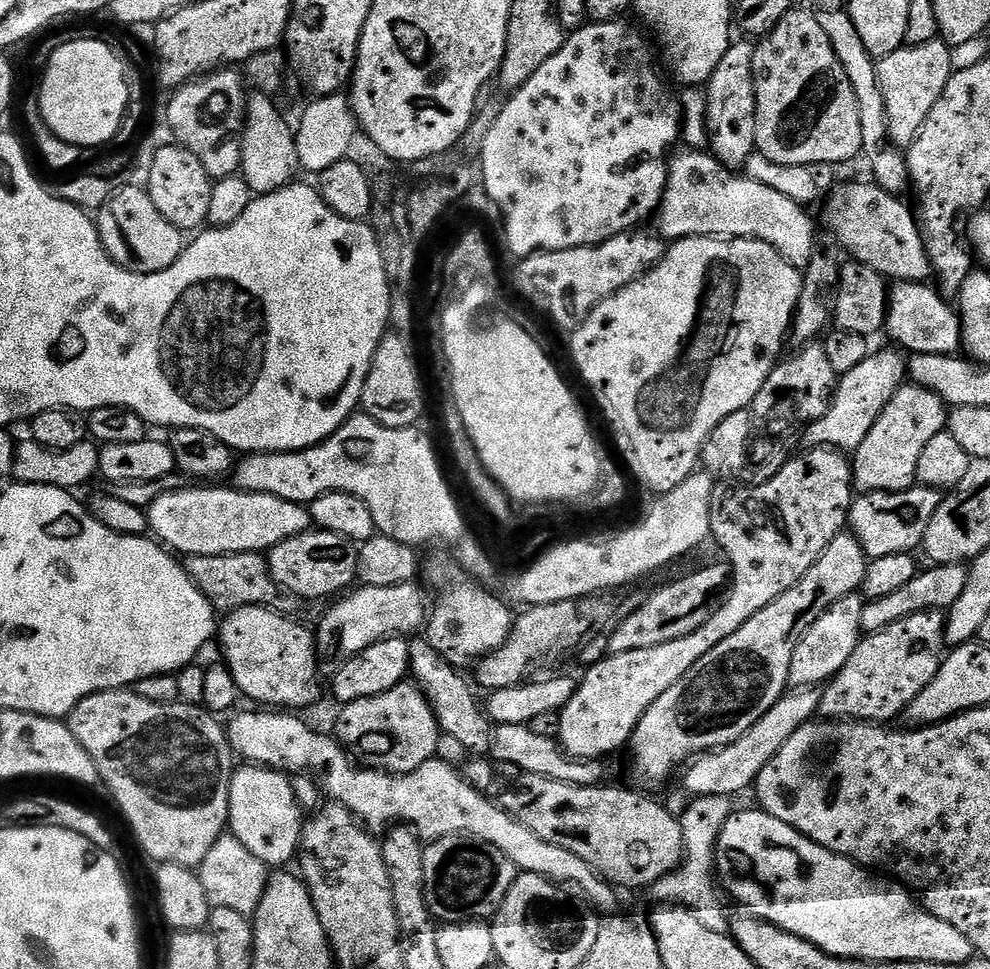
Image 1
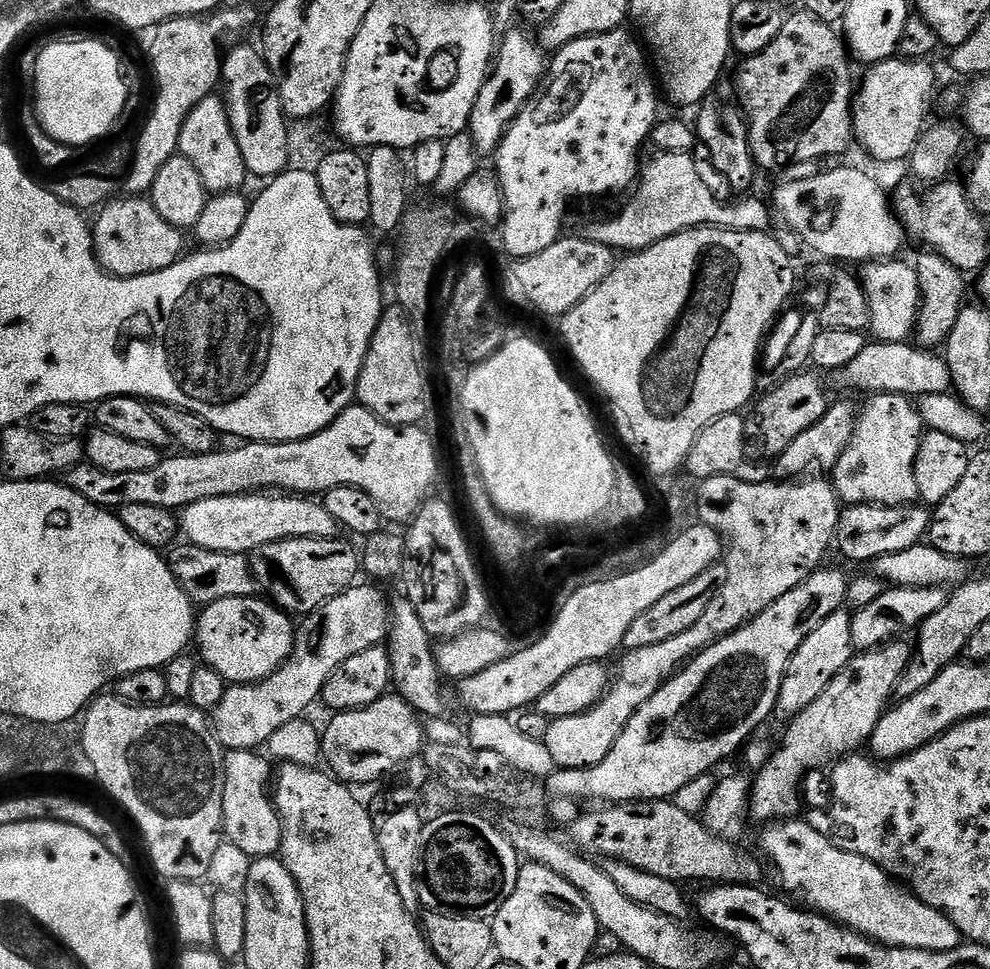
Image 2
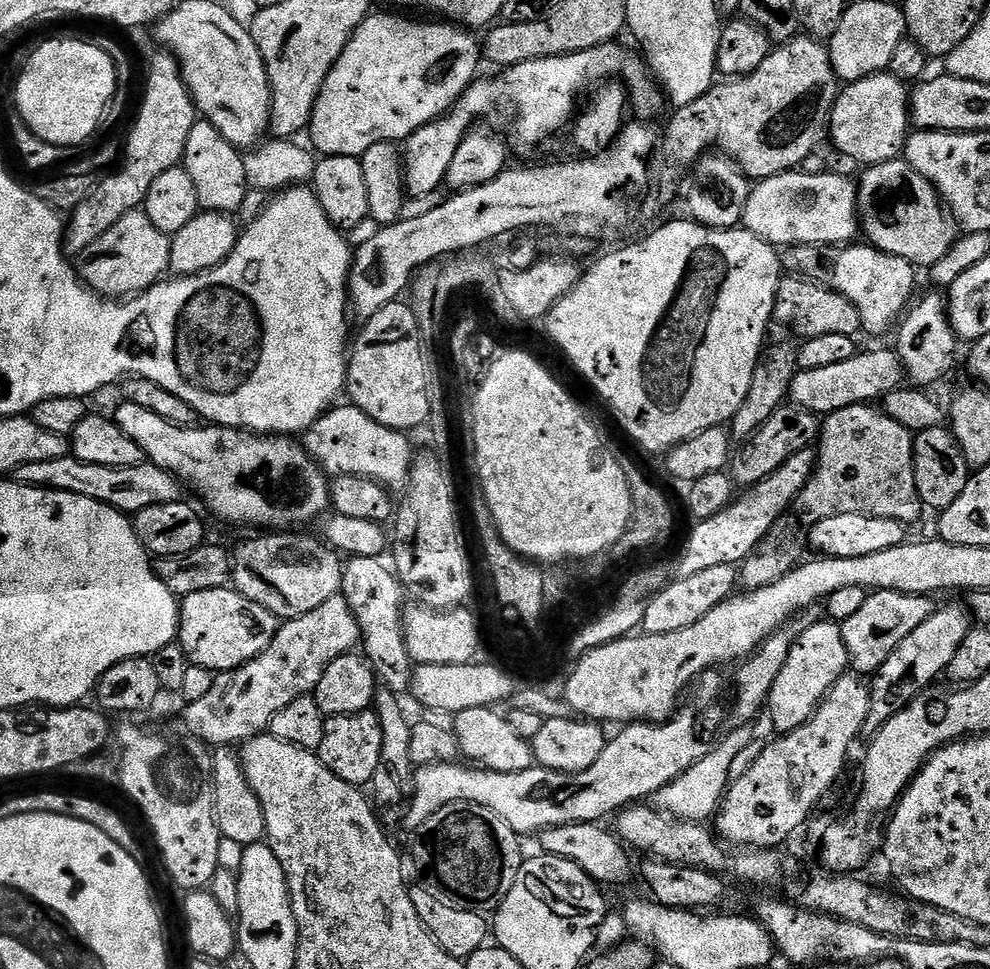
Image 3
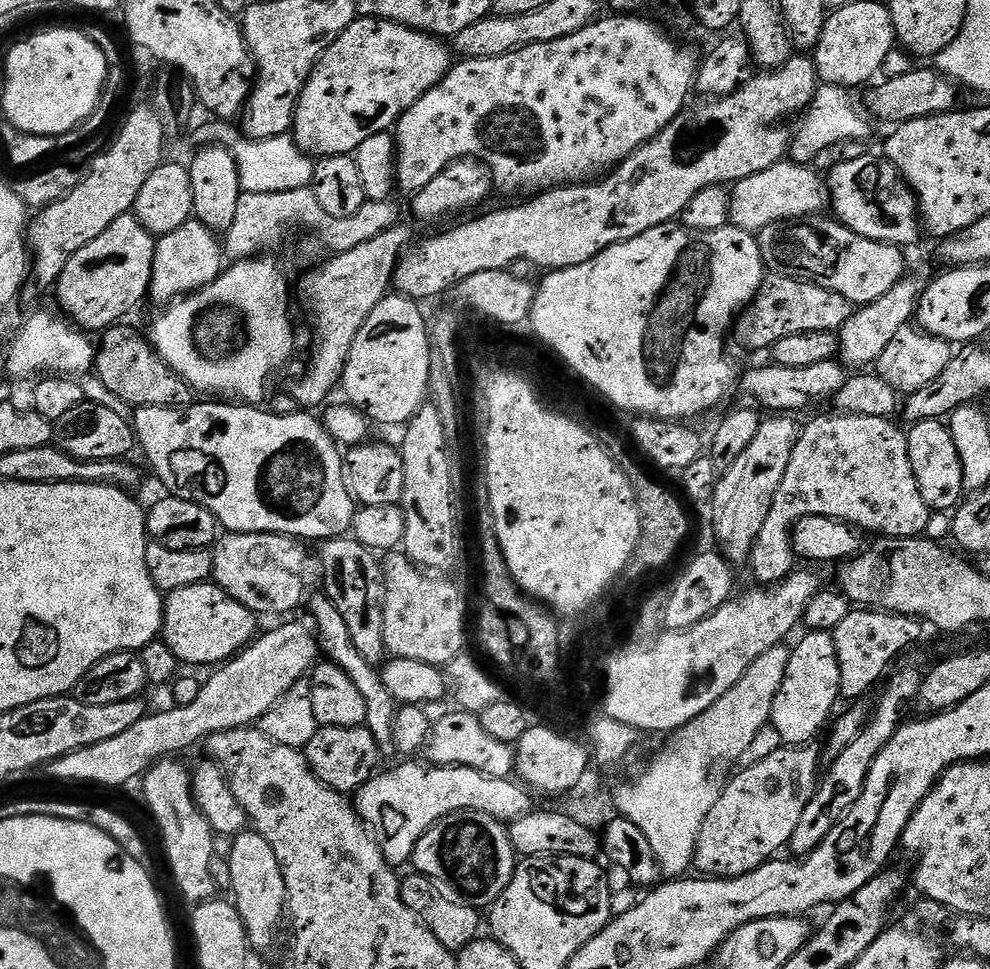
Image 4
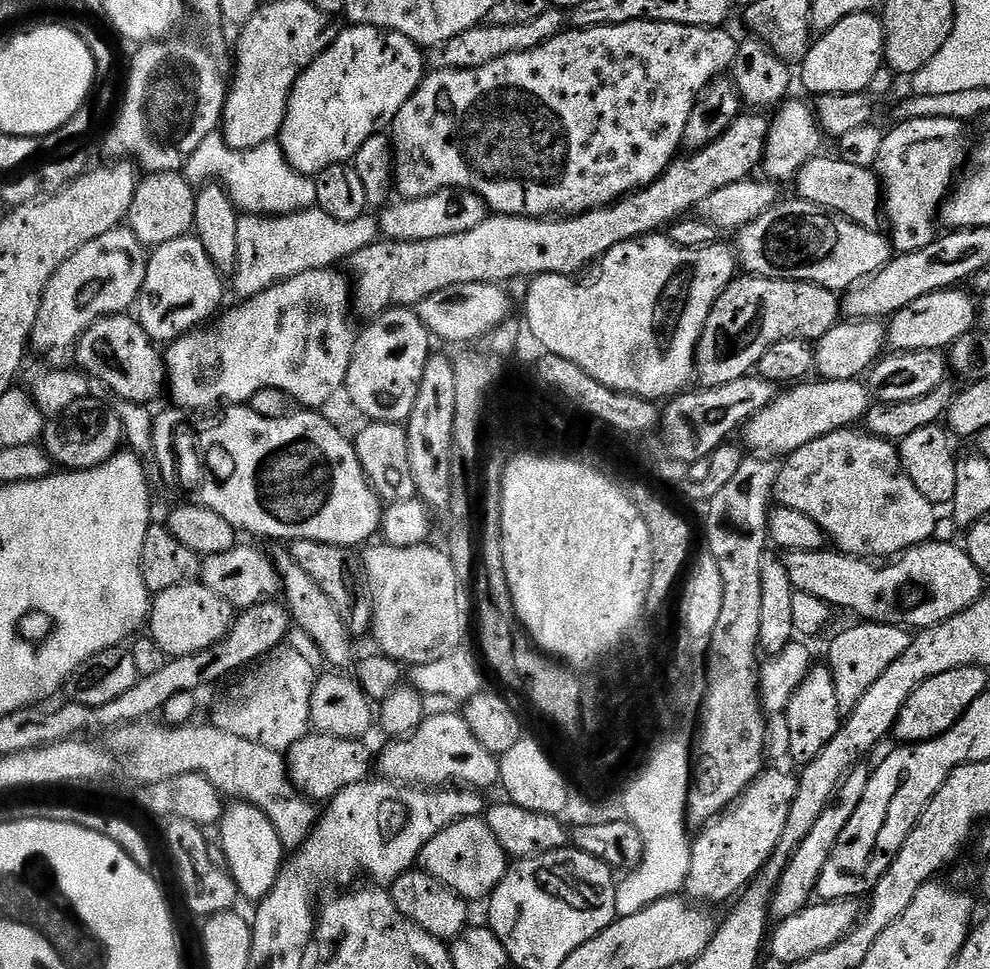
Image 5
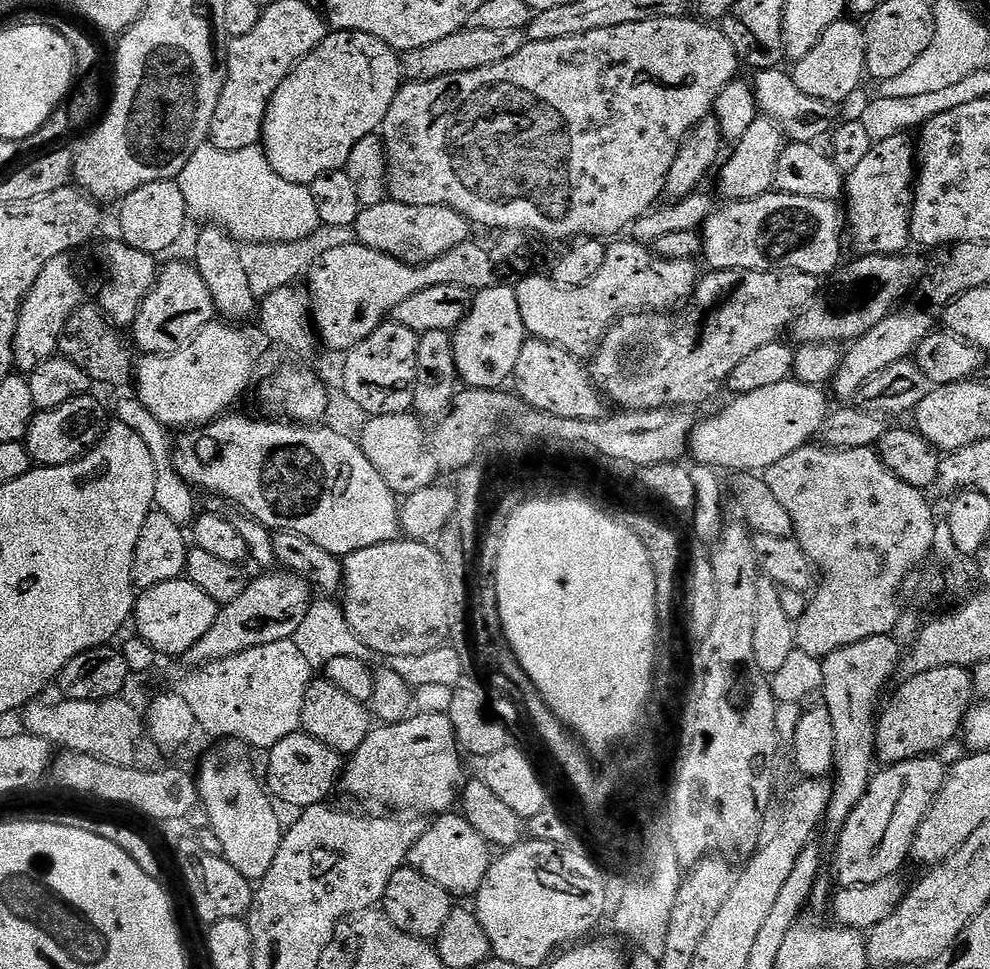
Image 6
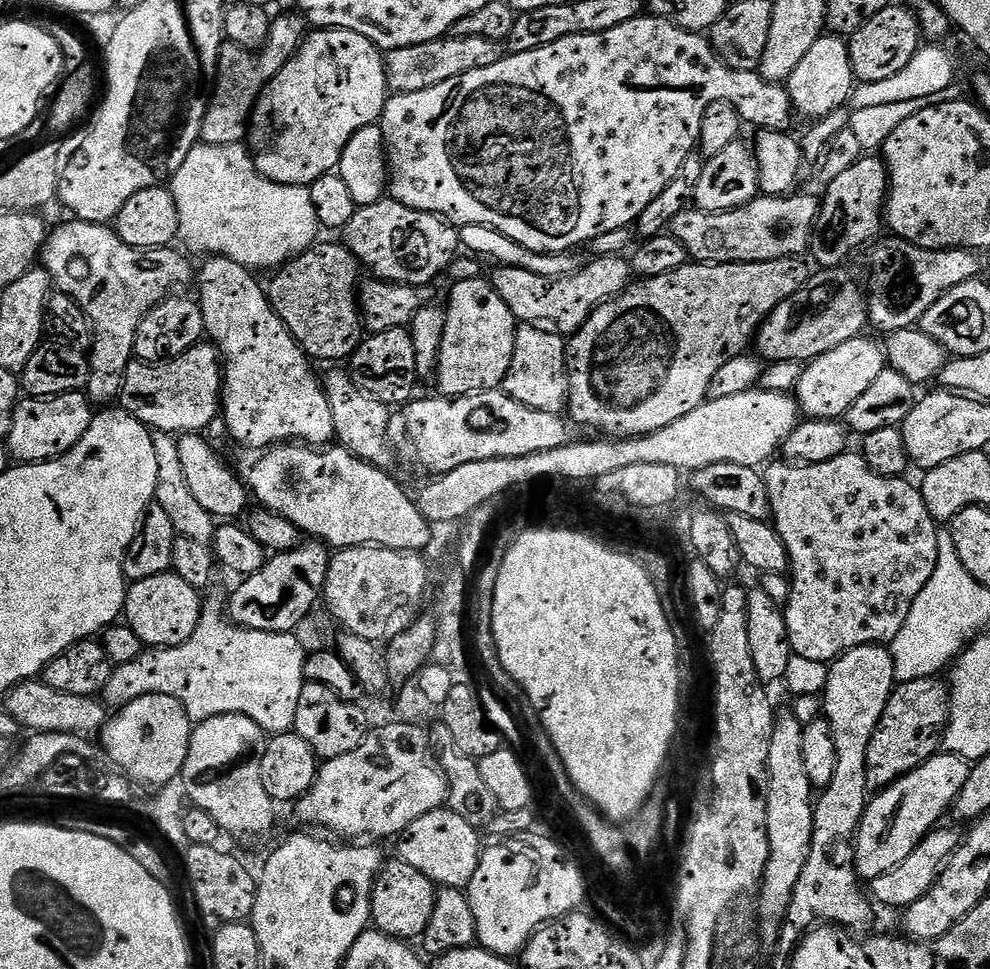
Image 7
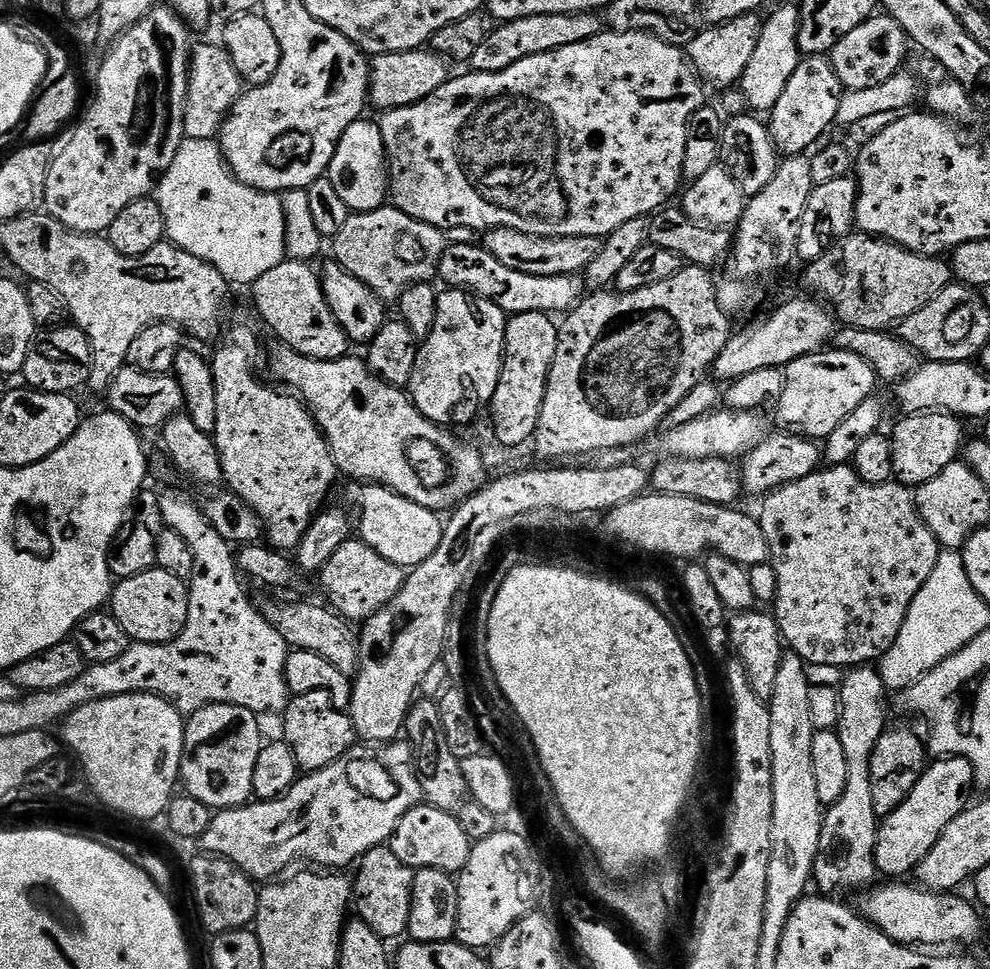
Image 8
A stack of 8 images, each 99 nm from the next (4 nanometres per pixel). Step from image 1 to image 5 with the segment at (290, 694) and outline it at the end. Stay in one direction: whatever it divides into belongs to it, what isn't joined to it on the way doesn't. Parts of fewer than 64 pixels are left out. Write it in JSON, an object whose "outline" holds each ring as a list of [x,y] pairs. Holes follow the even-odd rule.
{"outline":[[[199,582],[173,586],[170,590],[162,590],[151,597],[146,621],[147,635],[151,636],[169,658],[198,654],[202,650],[212,648],[230,630],[234,619],[234,609],[218,594],[206,590]]]}

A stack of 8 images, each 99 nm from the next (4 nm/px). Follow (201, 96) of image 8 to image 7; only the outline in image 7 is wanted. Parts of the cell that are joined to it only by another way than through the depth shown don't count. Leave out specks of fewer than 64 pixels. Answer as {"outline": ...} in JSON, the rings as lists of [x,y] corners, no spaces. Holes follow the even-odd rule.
{"outline":[[[277,15],[273,19],[272,29],[261,52],[249,50],[231,42],[225,42],[220,47],[220,67],[214,91],[211,93],[206,114],[202,118],[200,138],[203,143],[210,146],[245,143],[250,132],[252,112],[256,109],[258,98],[264,93],[265,84],[275,78],[278,70],[282,70],[282,66],[286,66],[290,58],[294,58],[306,35],[306,20],[303,15],[280,15],[284,16]]]}

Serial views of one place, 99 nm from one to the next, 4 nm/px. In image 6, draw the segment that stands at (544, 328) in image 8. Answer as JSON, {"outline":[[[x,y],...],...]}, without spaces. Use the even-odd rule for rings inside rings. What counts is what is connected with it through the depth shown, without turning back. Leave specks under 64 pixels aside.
{"outline":[[[525,339],[522,354],[518,354],[515,384],[515,395],[539,412],[575,420],[595,420],[601,415],[599,404],[602,404],[602,397],[593,386],[587,367],[571,352],[554,342]]]}

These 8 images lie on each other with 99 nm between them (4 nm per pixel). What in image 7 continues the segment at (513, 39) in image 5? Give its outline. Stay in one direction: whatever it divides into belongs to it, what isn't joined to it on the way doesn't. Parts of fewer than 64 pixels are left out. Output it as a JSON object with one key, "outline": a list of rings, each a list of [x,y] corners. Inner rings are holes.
{"outline":[[[452,36],[434,42],[422,42],[422,46],[402,46],[389,52],[384,57],[384,69],[389,93],[414,94],[418,90],[430,90],[430,86],[438,86],[438,82],[450,82],[450,78],[458,78],[475,68],[494,66],[494,62],[501,59],[501,41]]]}

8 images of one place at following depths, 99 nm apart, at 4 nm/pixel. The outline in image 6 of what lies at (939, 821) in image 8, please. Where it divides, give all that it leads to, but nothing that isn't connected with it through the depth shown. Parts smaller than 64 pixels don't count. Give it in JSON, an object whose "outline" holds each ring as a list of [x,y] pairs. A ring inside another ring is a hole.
{"outline":[[[921,758],[890,764],[881,767],[873,775],[862,802],[854,806],[854,814],[850,814],[846,826],[838,833],[840,842],[836,846],[836,880],[840,888],[862,886],[887,876],[895,876],[904,863],[909,863],[914,834],[928,812],[928,807],[932,805],[933,798],[944,785],[945,775],[946,765],[940,758]]]}

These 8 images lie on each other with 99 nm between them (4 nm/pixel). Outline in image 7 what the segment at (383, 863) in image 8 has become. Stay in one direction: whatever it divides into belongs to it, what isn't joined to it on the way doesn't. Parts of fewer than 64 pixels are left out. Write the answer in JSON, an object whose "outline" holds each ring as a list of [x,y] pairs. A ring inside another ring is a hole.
{"outline":[[[389,859],[374,882],[371,927],[395,940],[419,941],[428,925],[437,891],[437,885],[426,874],[414,870],[414,866],[406,866],[404,860]]]}

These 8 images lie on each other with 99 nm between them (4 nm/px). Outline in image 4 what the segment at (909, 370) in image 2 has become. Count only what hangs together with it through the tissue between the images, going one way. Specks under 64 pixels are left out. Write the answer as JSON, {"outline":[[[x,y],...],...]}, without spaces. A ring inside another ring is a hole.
{"outline":[[[836,360],[818,362],[815,366],[778,366],[769,363],[768,368],[752,368],[741,375],[738,380],[739,391],[744,391],[753,405],[761,404],[772,414],[797,414],[803,408],[812,408],[823,400],[831,401],[842,390],[846,379],[846,369],[843,363]]]}

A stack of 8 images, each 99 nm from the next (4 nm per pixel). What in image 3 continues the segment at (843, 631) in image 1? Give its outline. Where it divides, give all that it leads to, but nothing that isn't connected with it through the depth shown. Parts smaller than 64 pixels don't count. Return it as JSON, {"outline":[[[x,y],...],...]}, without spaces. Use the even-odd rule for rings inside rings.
{"outline":[[[821,618],[817,624],[809,628],[800,628],[796,634],[794,646],[790,646],[790,654],[778,670],[778,678],[774,678],[774,686],[768,695],[766,714],[772,719],[777,733],[798,730],[813,716],[816,708],[826,698],[826,694],[849,671],[846,642],[842,642],[840,624],[827,618]]]}

